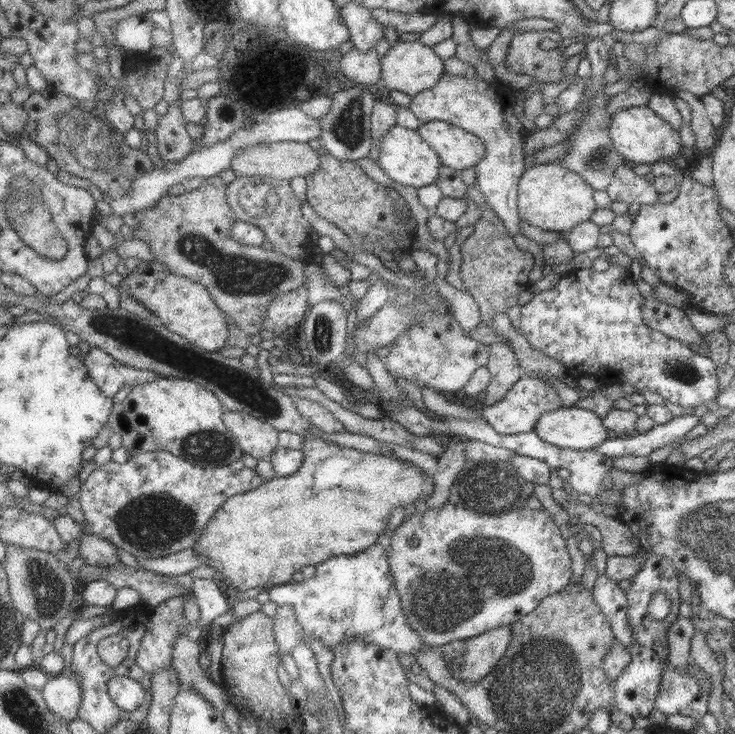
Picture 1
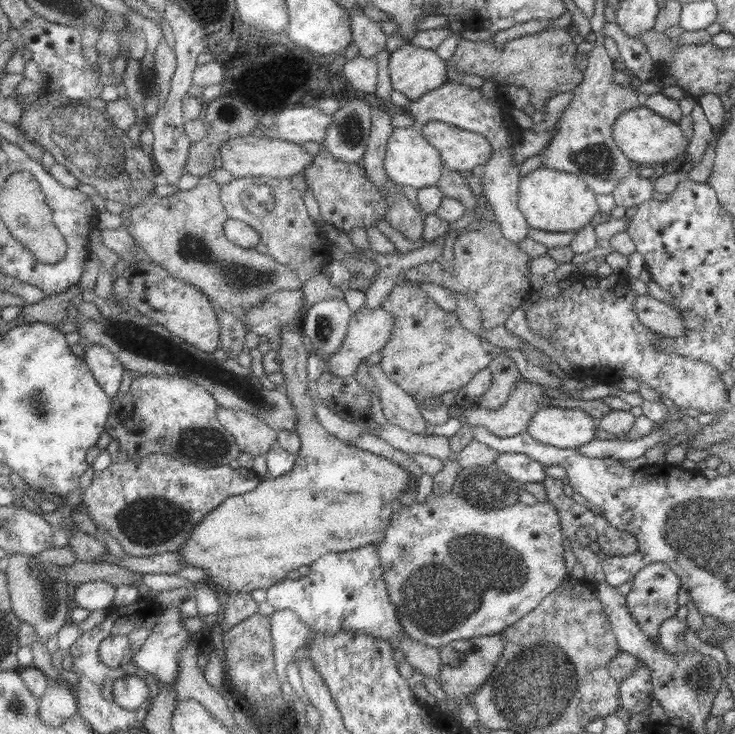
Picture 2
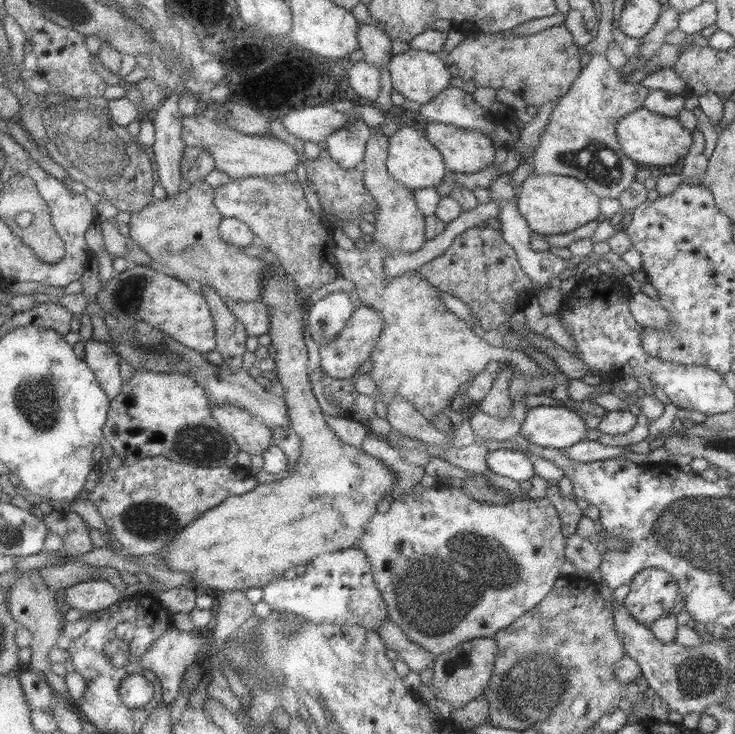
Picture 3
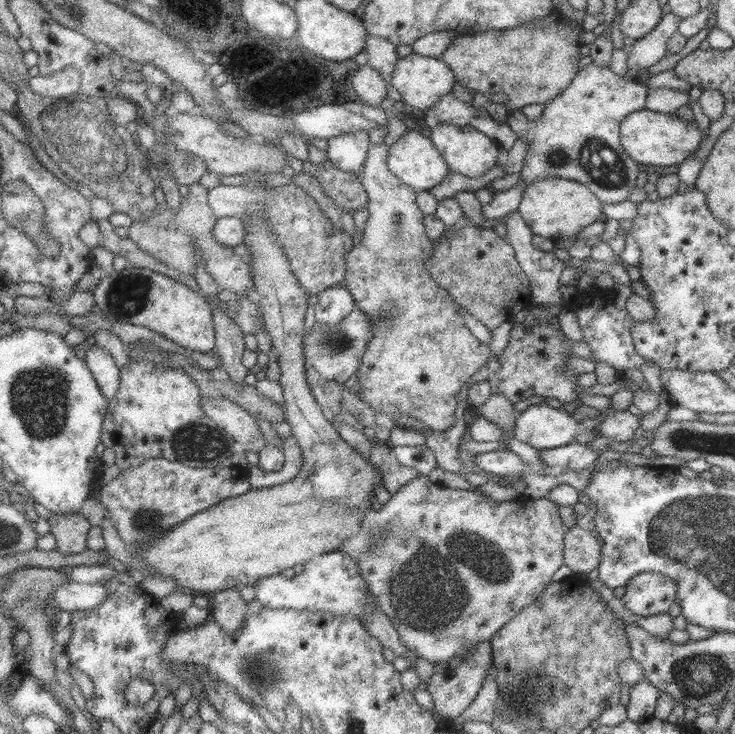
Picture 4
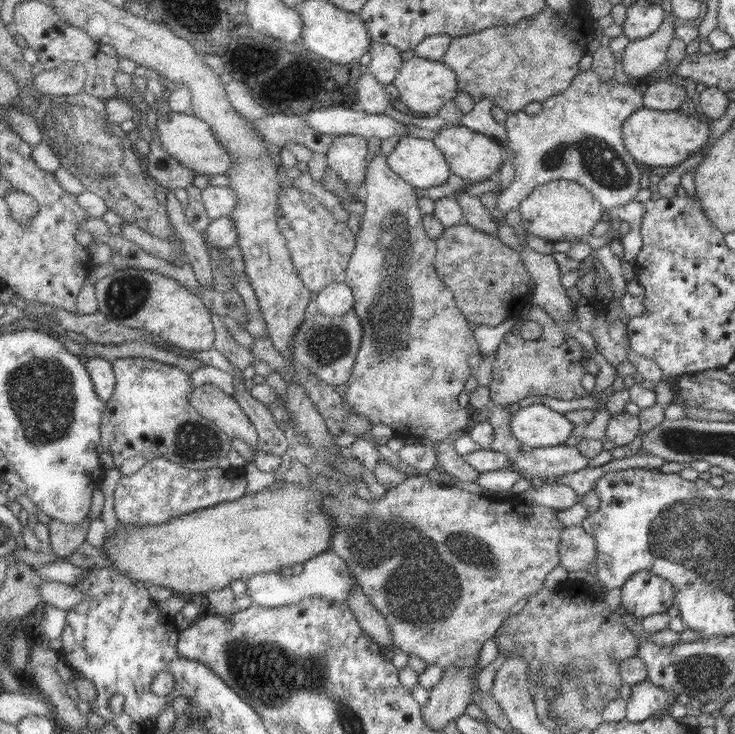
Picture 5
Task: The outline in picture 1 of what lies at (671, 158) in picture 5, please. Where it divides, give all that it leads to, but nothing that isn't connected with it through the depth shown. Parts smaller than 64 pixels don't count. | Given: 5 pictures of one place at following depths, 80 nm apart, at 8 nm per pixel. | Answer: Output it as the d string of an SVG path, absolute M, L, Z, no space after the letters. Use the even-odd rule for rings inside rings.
M646 105L631 106L613 113L608 122L608 135L615 150L618 150L630 165L634 163L651 165L658 160L670 160L682 148L678 132Z

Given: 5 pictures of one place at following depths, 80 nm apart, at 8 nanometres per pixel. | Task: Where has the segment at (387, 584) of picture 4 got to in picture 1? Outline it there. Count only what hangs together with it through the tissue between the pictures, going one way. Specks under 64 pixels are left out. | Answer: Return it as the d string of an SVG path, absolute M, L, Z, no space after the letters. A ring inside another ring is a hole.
M445 501L438 509L427 508L424 512L415 512L411 516L405 517L400 525L392 531L389 550L386 551L386 559L388 572L392 576L396 595L400 598L401 611L405 615L405 621L409 628L424 644L428 644L430 647L441 647L452 640L471 639L494 628L510 626L516 620L526 616L537 607L544 596L560 591L572 580L569 554L564 539L560 535L561 529L554 523L553 518L545 509L537 510L527 506L510 508L505 512L495 514L479 514L465 505L454 505L451 501Z

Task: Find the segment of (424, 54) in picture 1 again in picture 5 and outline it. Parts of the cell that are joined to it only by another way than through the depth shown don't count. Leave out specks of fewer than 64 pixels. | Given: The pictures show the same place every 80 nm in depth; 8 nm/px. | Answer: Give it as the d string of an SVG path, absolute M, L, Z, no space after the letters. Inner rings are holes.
M418 56L402 62L397 76L392 80L392 84L397 89L400 101L407 106L409 113L427 116L434 114L446 102L452 100L456 85L456 74L447 68L442 61L425 60Z

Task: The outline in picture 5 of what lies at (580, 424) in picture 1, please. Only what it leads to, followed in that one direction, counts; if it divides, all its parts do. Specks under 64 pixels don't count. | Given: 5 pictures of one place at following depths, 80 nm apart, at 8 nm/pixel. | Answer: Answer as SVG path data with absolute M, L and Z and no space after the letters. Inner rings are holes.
M543 404L519 408L509 417L508 427L520 444L529 449L570 442L573 430L573 424L565 416Z

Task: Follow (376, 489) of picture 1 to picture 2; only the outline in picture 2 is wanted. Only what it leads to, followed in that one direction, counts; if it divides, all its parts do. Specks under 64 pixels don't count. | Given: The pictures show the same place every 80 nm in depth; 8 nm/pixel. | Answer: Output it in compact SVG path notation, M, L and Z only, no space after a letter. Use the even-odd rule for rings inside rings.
M300 323L281 328L281 344L277 350L279 373L283 375L281 388L297 415L294 431L300 438L300 449L295 453L291 472L268 480L261 479L253 490L222 500L218 507L194 524L188 539L176 550L184 566L204 570L205 581L222 593L250 593L257 588L266 590L273 582L284 579L287 572L299 566L309 566L319 555L370 544L379 528L379 510L413 482L411 475L399 465L335 438L319 424L313 414L314 402L307 396L306 359L309 351L305 349L299 327Z

